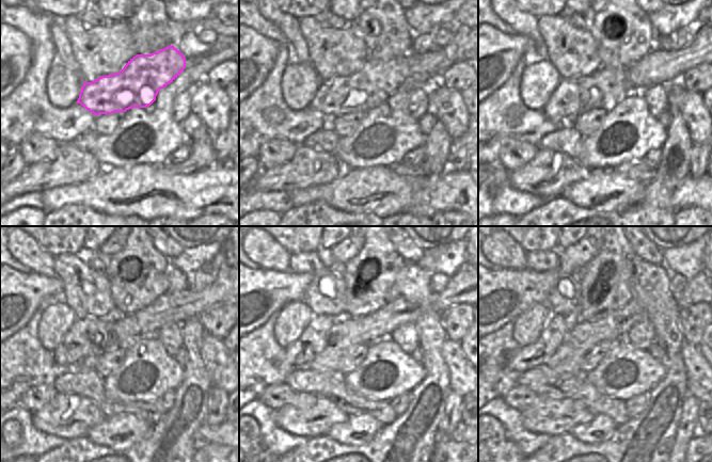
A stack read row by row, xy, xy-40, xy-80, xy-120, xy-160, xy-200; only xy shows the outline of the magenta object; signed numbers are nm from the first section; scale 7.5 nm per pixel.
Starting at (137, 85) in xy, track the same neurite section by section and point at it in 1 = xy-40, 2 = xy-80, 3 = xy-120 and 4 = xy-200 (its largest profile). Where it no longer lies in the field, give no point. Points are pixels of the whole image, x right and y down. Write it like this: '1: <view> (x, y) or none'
1: xy-40 (369, 88)
2: xy-80 (605, 89)
3: xy-120 (120, 331)
4: xy-200 (523, 359)

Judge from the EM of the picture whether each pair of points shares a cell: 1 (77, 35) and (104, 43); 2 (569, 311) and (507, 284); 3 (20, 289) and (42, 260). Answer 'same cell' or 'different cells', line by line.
1: same cell
2: different cells
3: different cells

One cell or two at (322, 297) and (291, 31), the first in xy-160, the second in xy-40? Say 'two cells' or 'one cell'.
two cells

